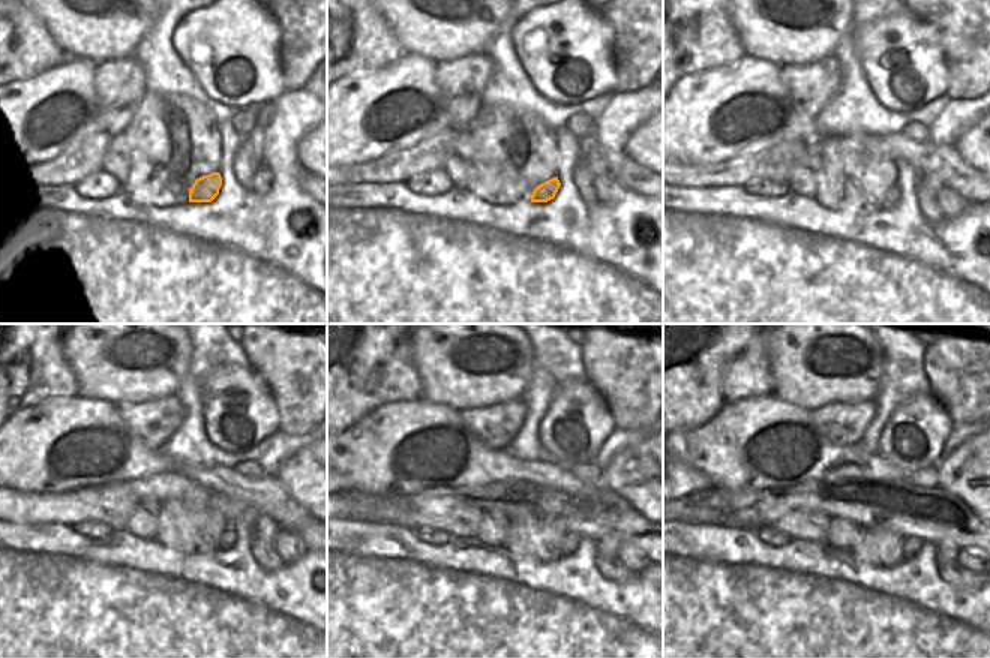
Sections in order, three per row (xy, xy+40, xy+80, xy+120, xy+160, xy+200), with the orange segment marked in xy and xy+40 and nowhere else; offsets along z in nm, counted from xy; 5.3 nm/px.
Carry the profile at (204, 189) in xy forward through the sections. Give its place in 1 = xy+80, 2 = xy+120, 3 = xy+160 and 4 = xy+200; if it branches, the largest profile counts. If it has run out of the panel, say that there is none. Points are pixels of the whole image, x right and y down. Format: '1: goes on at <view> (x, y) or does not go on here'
1: goes on at xy+80 (893, 197)
2: goes on at xy+120 (228, 537)
3: goes on at xy+160 (570, 540)
4: goes on at xy+200 (911, 546)

